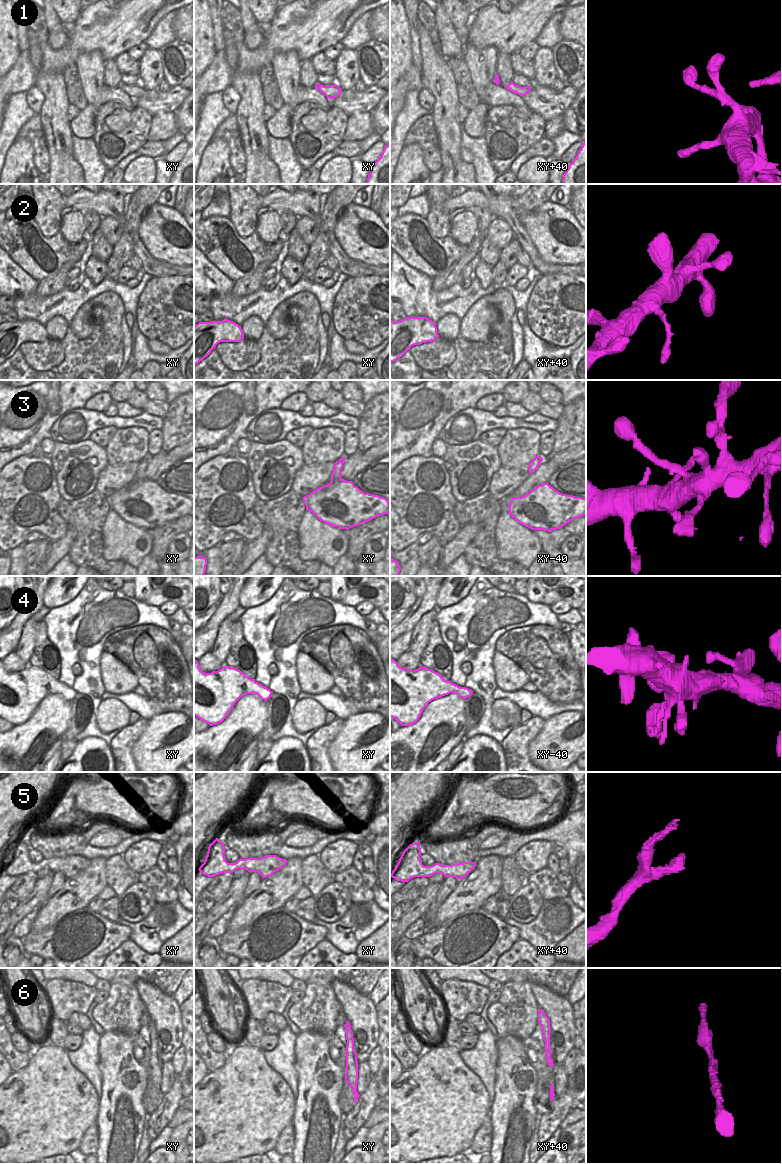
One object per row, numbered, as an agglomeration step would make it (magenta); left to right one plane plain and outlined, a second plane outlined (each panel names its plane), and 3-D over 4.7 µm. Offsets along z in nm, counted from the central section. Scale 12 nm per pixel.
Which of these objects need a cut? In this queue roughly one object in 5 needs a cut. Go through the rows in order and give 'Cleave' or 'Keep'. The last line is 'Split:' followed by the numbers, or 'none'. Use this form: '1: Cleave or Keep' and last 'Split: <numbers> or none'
1: Keep
2: Keep
3: Keep
4: Keep
5: Keep
6: Keep
Split: none

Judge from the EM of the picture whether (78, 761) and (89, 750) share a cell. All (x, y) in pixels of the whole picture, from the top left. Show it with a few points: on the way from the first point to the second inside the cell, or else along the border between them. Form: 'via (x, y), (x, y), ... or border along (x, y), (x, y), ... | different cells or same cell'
via (81, 758), (86, 753) | same cell

